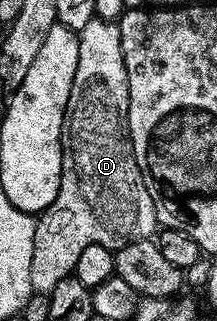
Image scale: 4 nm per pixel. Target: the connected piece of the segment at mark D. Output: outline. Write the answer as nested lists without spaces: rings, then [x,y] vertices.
[[[96,17],[92,21],[88,21],[88,25],[84,25],[82,31],[77,32],[77,37],[80,61],[76,61],[76,77],[72,77],[72,93],[68,93],[68,105],[62,122],[62,176],[60,177],[60,189],[56,193],[56,201],[52,201],[50,208],[37,216],[36,241],[32,249],[32,289],[35,293],[49,293],[56,285],[56,281],[71,275],[76,260],[80,257],[80,252],[88,249],[88,245],[104,245],[109,251],[115,252],[132,241],[151,238],[160,227],[154,202],[148,193],[148,185],[144,185],[142,170],[136,161],[136,153],[132,149],[132,141],[130,140],[130,130],[128,129],[128,105],[130,104],[128,73],[124,69],[124,49],[120,45],[120,29],[117,22]]]

